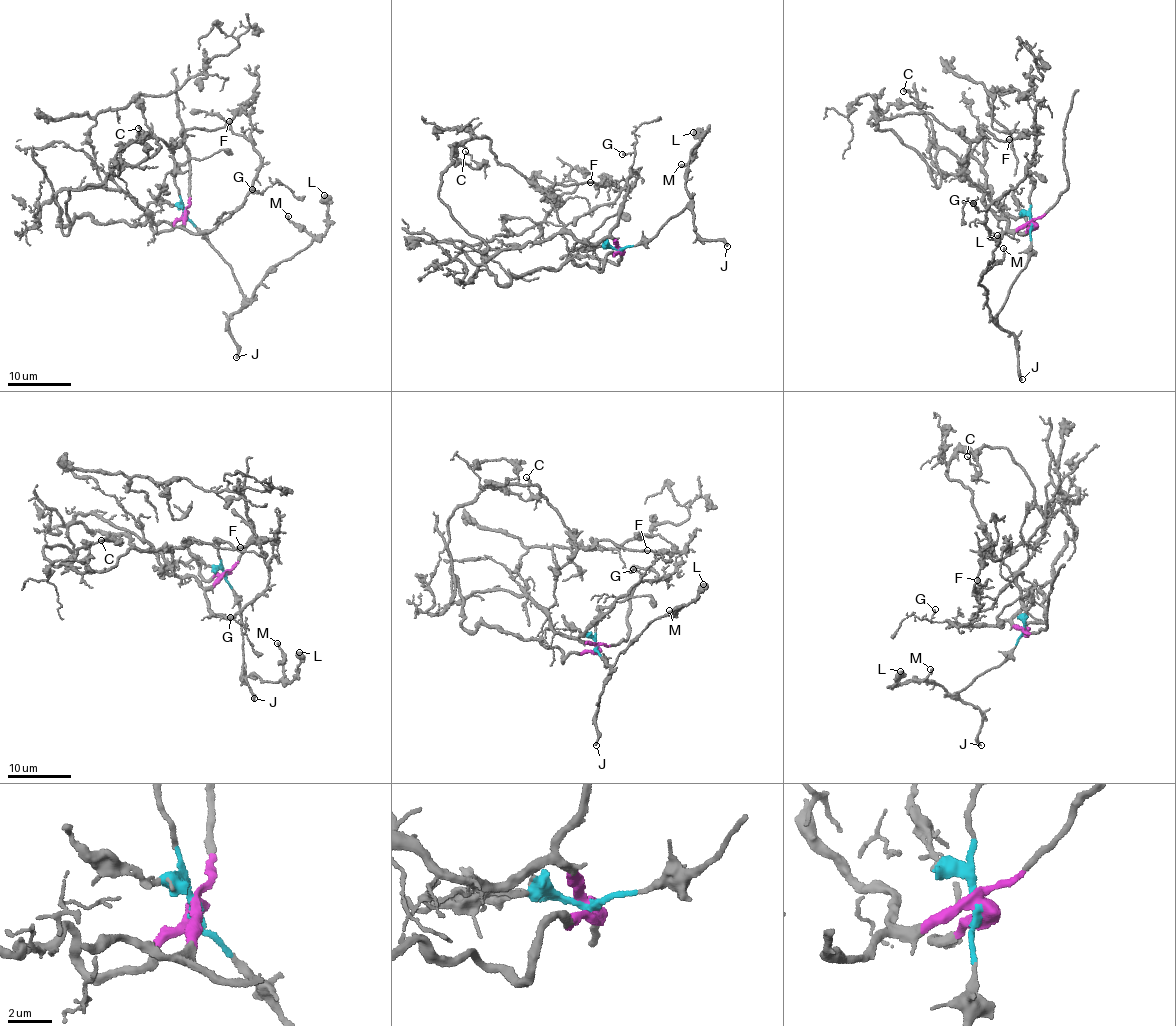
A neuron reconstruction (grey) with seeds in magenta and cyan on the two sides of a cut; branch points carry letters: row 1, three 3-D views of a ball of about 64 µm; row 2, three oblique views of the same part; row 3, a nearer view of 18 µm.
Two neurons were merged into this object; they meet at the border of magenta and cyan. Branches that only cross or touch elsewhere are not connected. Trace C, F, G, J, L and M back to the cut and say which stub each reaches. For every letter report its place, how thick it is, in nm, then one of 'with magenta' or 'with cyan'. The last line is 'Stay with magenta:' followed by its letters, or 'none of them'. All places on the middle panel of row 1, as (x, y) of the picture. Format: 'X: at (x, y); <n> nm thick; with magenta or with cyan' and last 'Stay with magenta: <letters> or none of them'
C: at (465, 151); 150 nm thick; with magenta
F: at (590, 182); 240 nm thick; with magenta
G: at (622, 154); 170 nm thick; with magenta
J: at (727, 246); 280 nm thick; with cyan
L: at (693, 132); 650 nm thick; with cyan
M: at (681, 164); 200 nm thick; with cyan
Stay with magenta: C, F, G

